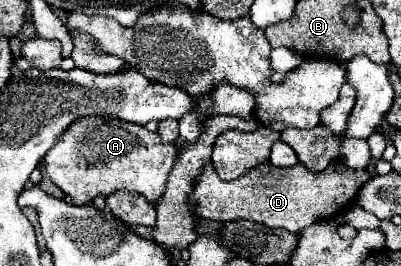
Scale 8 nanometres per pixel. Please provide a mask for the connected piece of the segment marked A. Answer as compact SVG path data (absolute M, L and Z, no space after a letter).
M82 118L74 122L56 146L44 156L46 174L62 188L74 204L88 204L98 194L108 196L116 190L130 190L144 194L148 202L158 202L162 190L166 190L168 174L178 158L176 144L164 144L158 132L150 132L140 124L114 120L114 118Z

